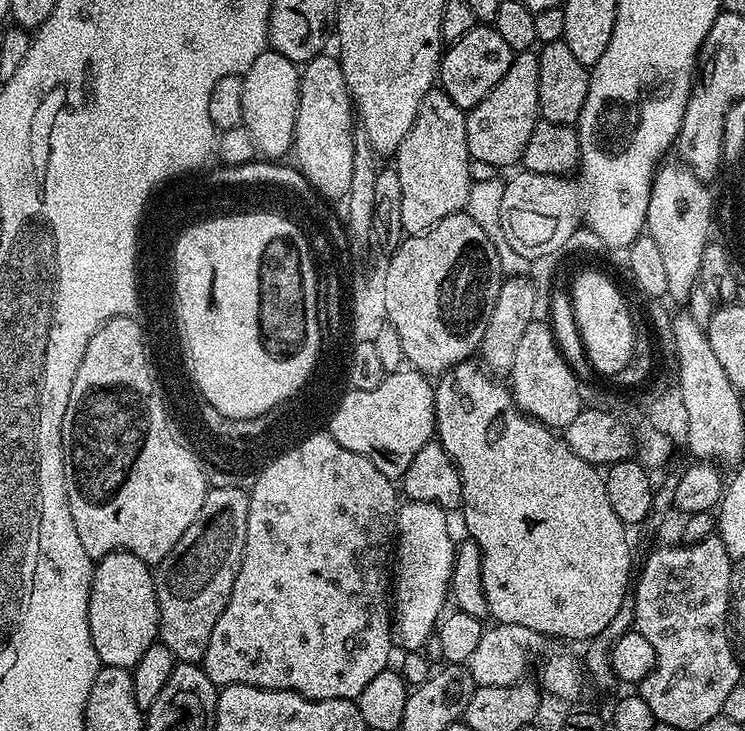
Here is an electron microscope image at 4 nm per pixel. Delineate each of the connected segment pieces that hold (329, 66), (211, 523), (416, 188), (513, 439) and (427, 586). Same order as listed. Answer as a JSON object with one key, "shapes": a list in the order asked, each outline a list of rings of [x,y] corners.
{"shapes":[[[[321,54],[313,60],[307,61],[300,72],[300,93],[298,94],[298,114],[294,126],[294,138],[292,147],[294,149],[295,167],[301,175],[308,180],[309,186],[313,188],[317,196],[325,201],[343,201],[350,190],[350,177],[354,171],[354,146],[356,136],[354,135],[354,105],[352,95],[348,92],[346,78],[342,74],[342,66],[335,55]]],[[[222,486],[221,488],[209,487],[206,494],[206,502],[202,502],[202,510],[198,510],[198,518],[194,518],[194,522],[190,522],[190,526],[186,530],[186,534],[182,534],[182,538],[178,538],[174,550],[170,550],[170,554],[166,554],[166,558],[162,558],[162,562],[155,565],[154,579],[156,581],[156,601],[158,602],[158,610],[160,611],[160,634],[159,643],[165,644],[176,655],[177,661],[185,664],[200,664],[206,654],[206,646],[210,646],[210,634],[214,634],[214,622],[218,622],[218,618],[222,614],[222,610],[226,610],[226,606],[230,602],[230,590],[234,590],[234,578],[238,578],[238,570],[242,566],[242,554],[246,546],[246,518],[248,517],[248,492],[243,488],[235,488],[234,486]]],[[[433,86],[418,106],[418,118],[410,134],[400,143],[394,167],[402,182],[402,226],[405,233],[418,236],[433,228],[442,218],[468,207],[468,191],[472,185],[468,169],[465,109],[454,106],[439,86]]],[[[484,367],[478,376],[478,382],[470,386],[468,400],[454,402],[454,406],[434,402],[436,411],[435,439],[444,448],[446,454],[456,464],[457,472],[461,478],[462,509],[466,518],[466,526],[469,527],[470,539],[480,547],[482,554],[482,588],[486,590],[486,602],[488,603],[488,616],[497,624],[514,623],[517,626],[526,626],[529,630],[540,632],[547,638],[557,636],[560,640],[588,640],[595,641],[603,637],[608,631],[610,622],[614,622],[614,614],[622,610],[622,606],[630,596],[630,581],[634,576],[634,564],[632,568],[632,548],[628,545],[626,526],[614,514],[610,506],[610,498],[606,498],[606,486],[601,469],[597,465],[578,458],[578,454],[572,452],[572,447],[567,444],[553,429],[539,424],[531,416],[521,413],[512,416],[512,406],[516,400],[512,397],[509,385],[503,379],[497,378]]],[[[409,499],[407,502],[401,503],[396,513],[396,535],[394,537],[394,552],[396,555],[394,560],[394,611],[391,613],[392,643],[397,649],[403,650],[404,652],[415,652],[423,649],[425,642],[433,639],[434,633],[446,612],[444,603],[447,605],[450,600],[452,567],[454,566],[454,558],[456,557],[457,543],[451,541],[448,533],[446,532],[446,516],[447,511],[432,501],[418,501],[411,499]]]]}

